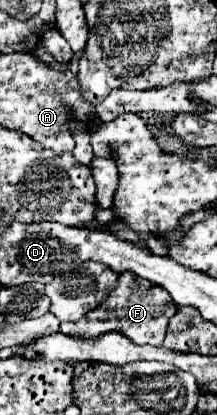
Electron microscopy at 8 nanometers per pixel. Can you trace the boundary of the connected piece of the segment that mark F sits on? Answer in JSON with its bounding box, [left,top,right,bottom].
[60,273,176,345]

